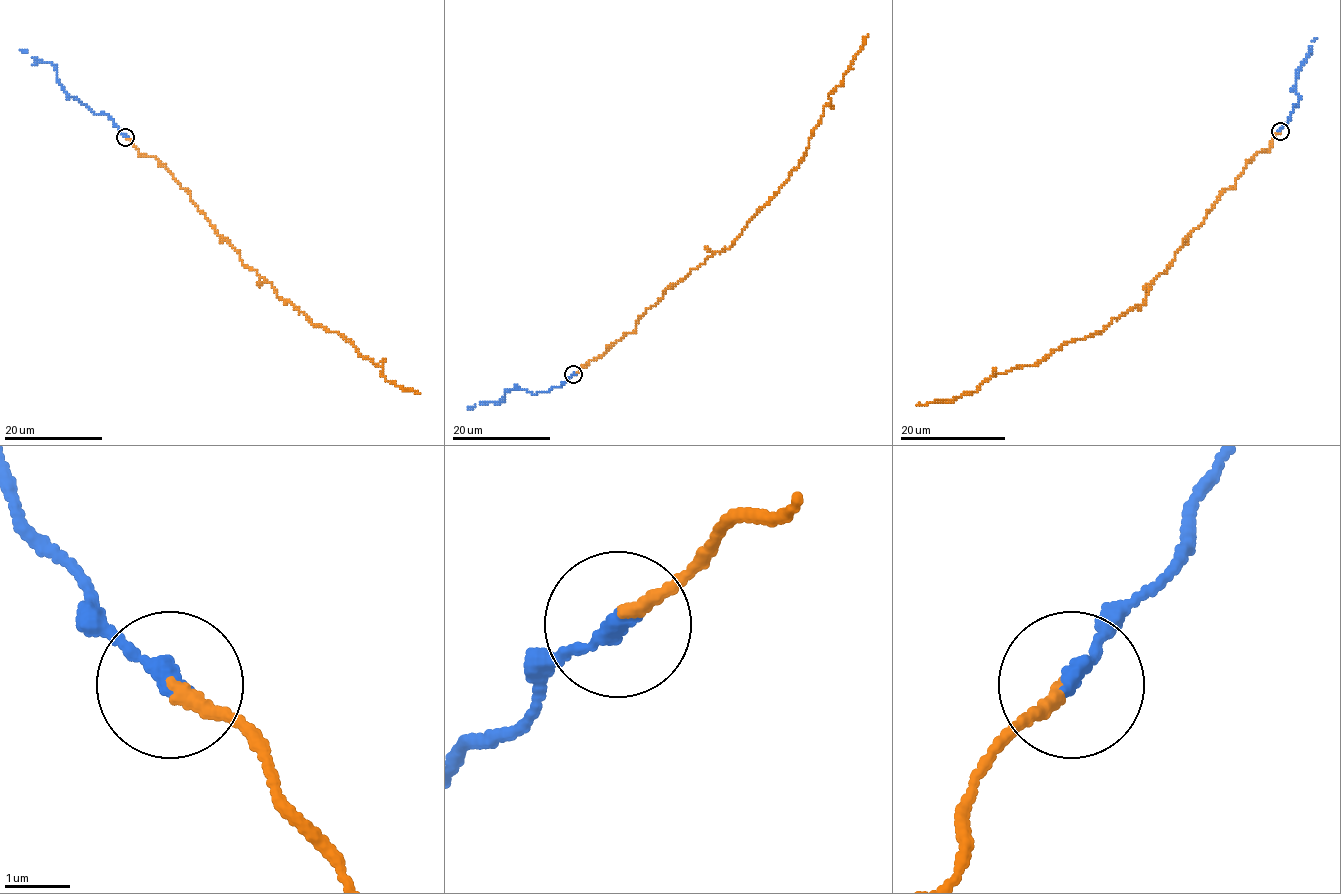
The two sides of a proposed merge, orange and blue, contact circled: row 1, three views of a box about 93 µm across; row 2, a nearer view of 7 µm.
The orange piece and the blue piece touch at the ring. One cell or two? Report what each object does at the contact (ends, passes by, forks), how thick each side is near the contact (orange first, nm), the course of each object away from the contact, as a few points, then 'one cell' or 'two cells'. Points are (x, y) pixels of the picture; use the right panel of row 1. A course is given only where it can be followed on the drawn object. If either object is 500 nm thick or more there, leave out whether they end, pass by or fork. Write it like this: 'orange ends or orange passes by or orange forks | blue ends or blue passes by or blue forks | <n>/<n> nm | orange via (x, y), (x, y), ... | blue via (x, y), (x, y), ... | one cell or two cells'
orange ends | blue ends | 200/280 nm | orange via (1279, 131), (1224, 189), (1149, 285), (1142, 305), (1033, 364), (992, 374), (974, 392), (917, 405) | blue via (1279, 131), (1295, 106), (1299, 106), (1300, 97), (1295, 85), (1300, 65), (1311, 52), (1310, 48), (1316, 38) | one cell

